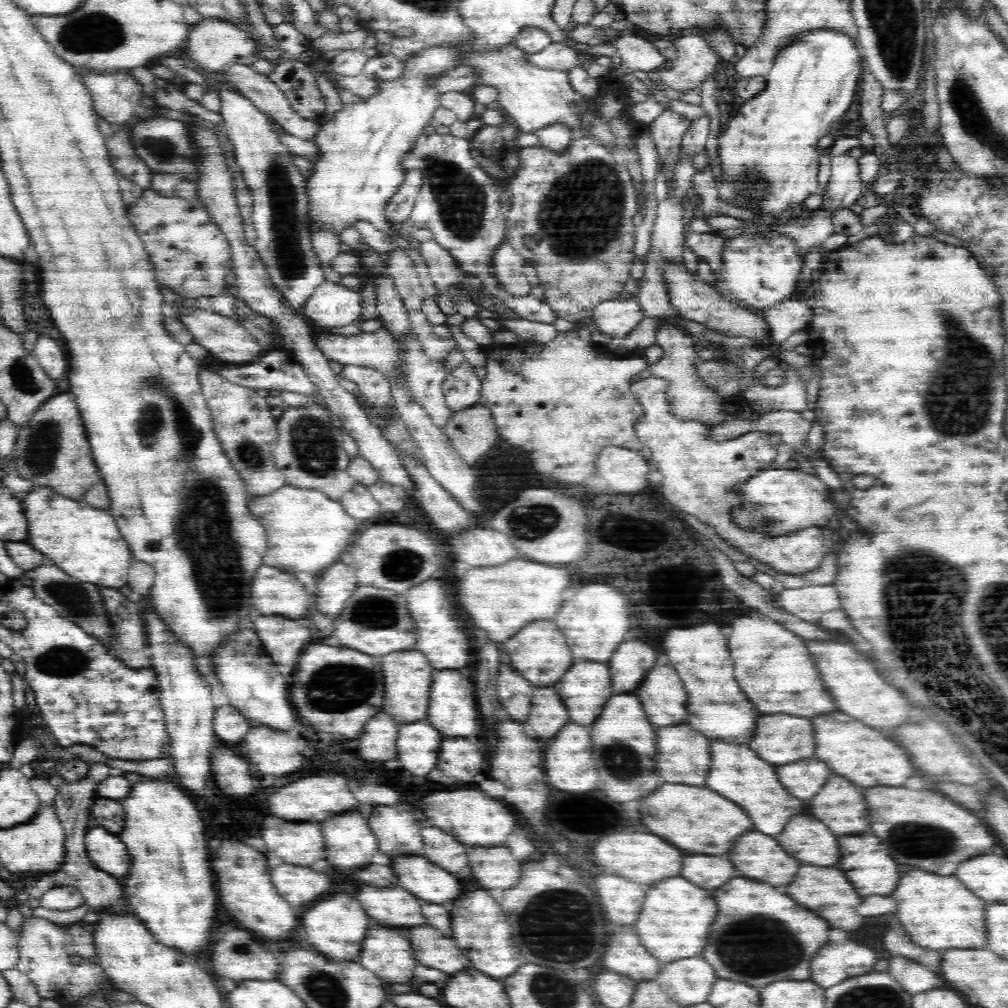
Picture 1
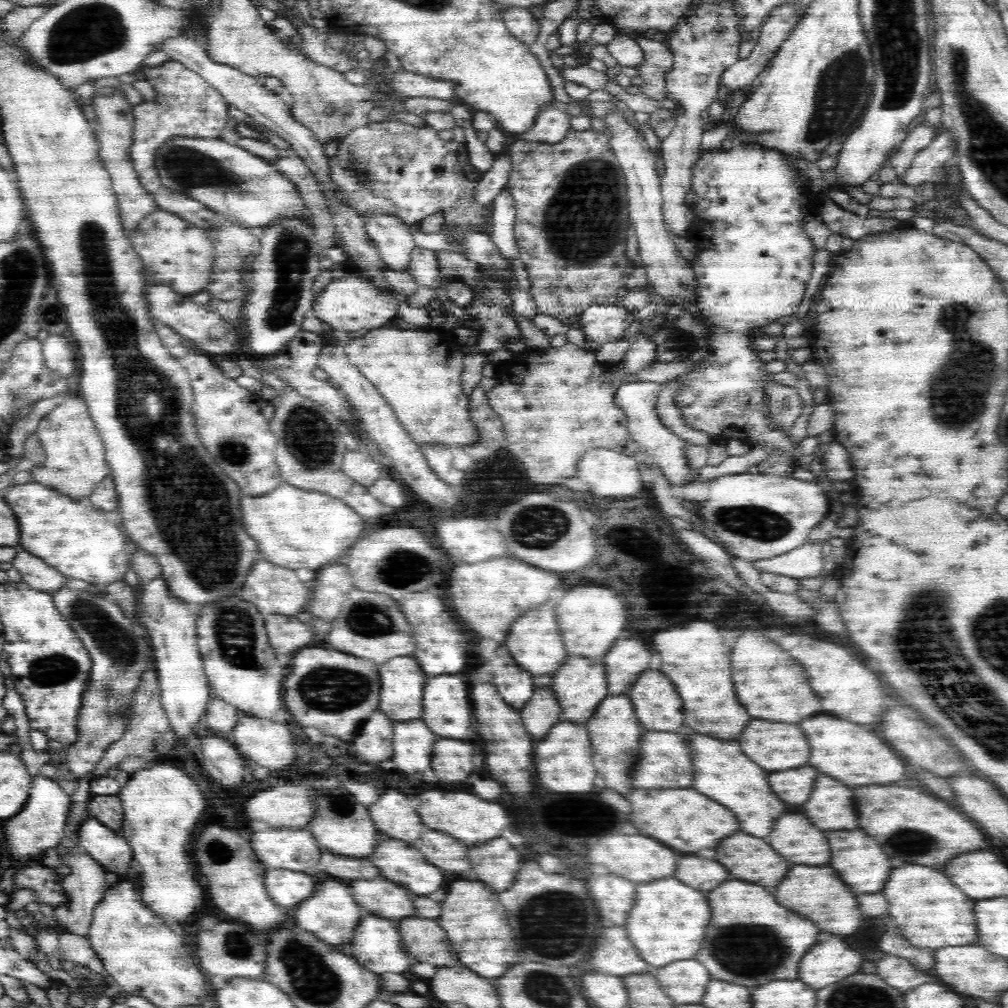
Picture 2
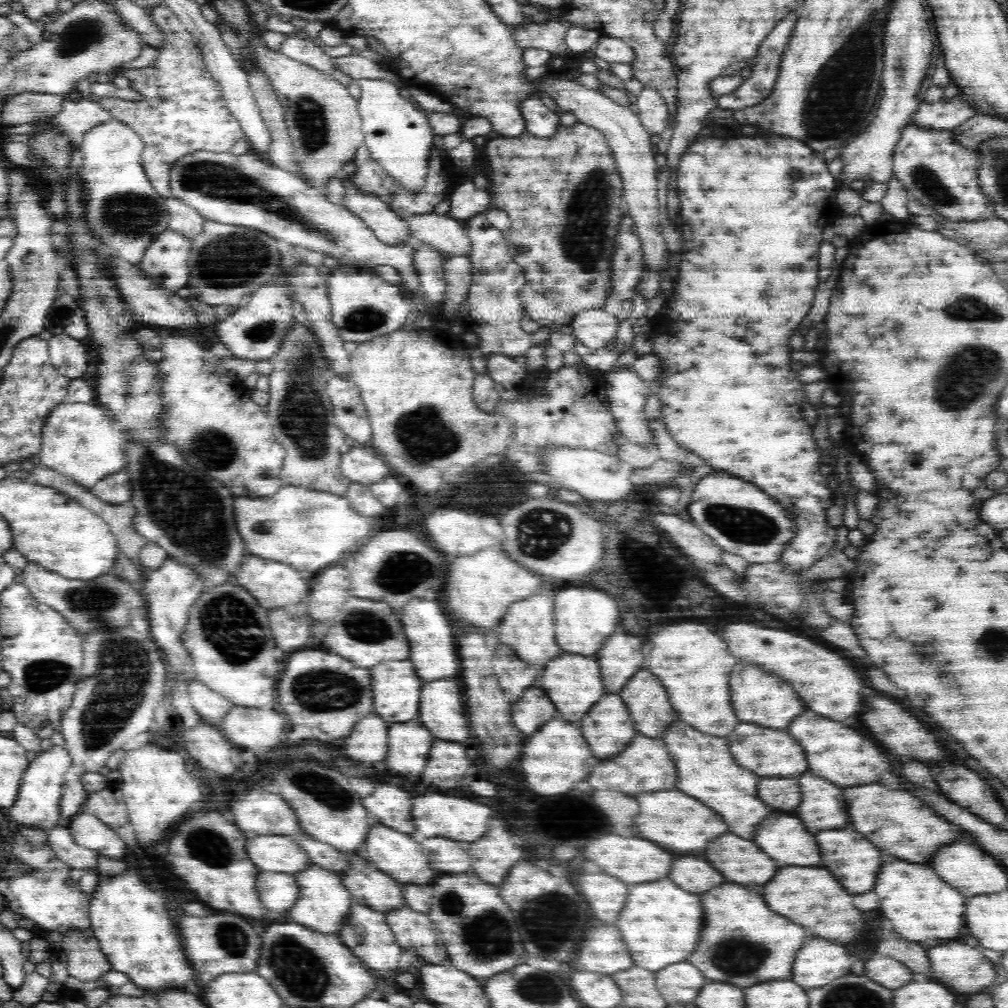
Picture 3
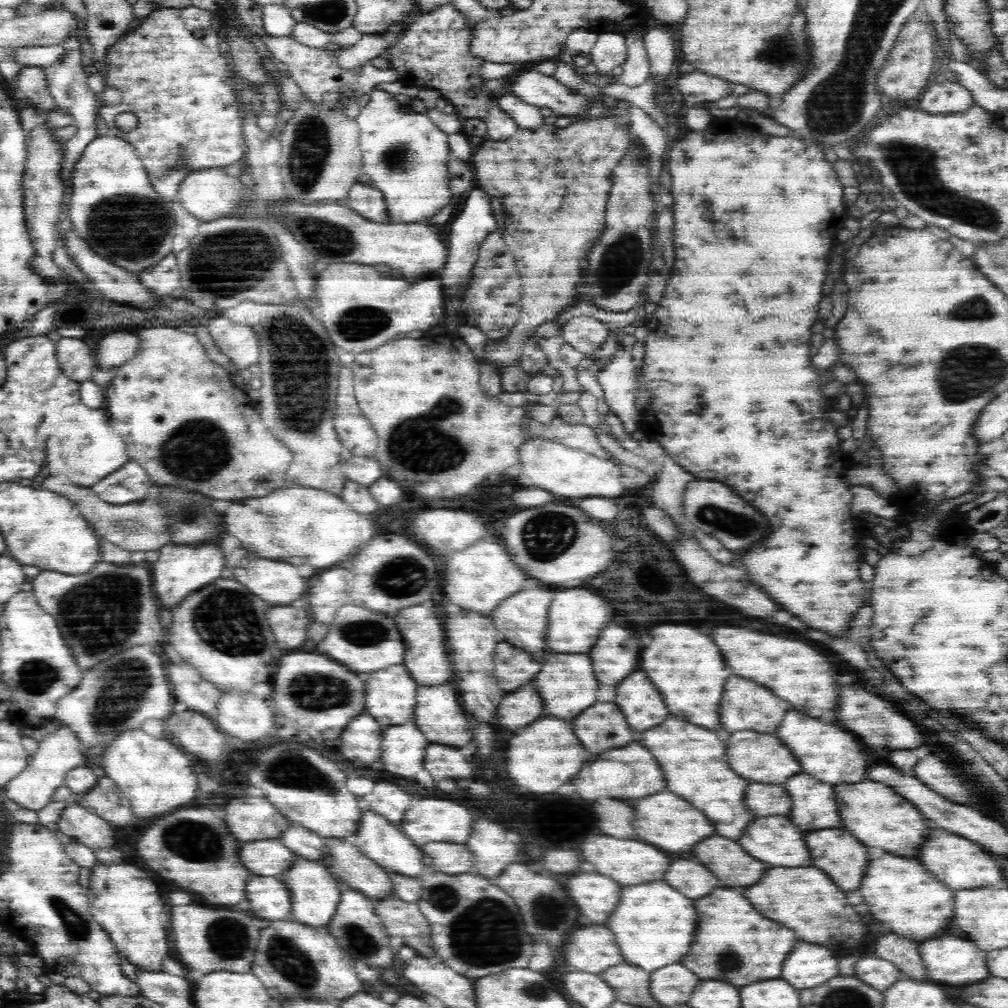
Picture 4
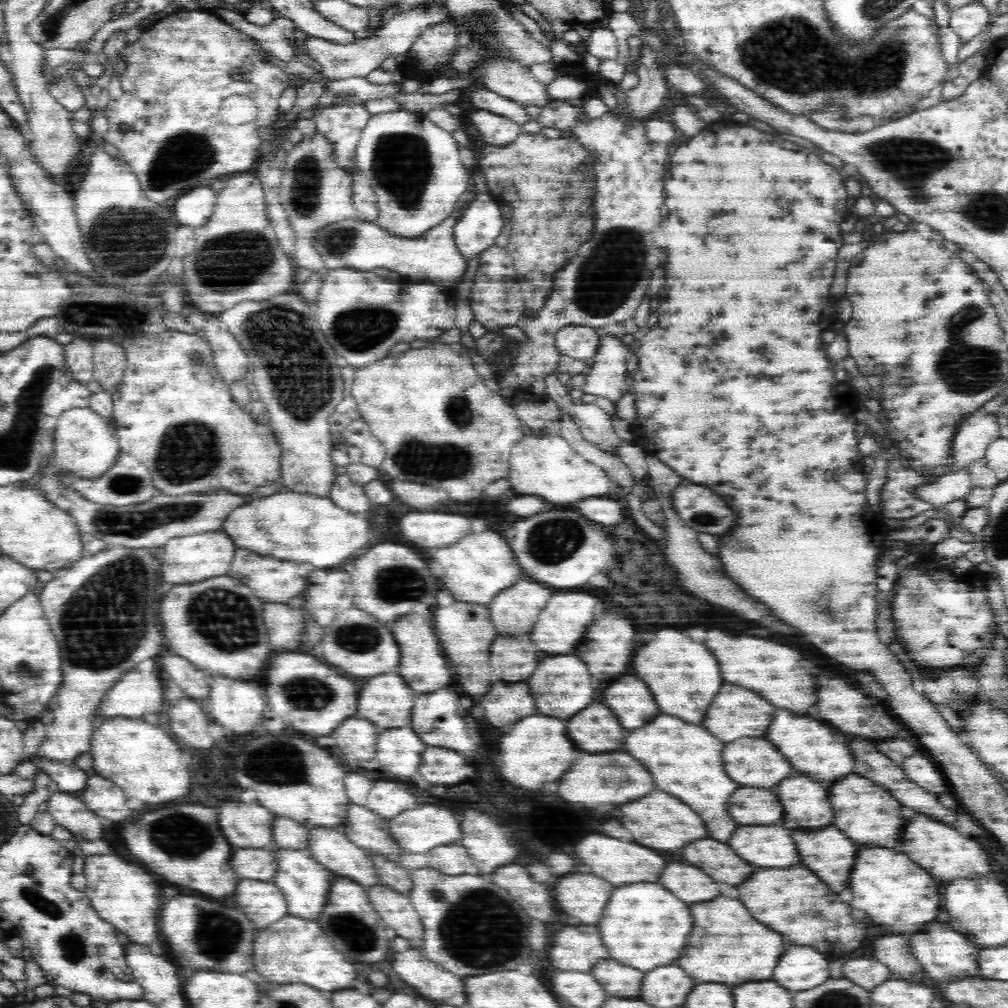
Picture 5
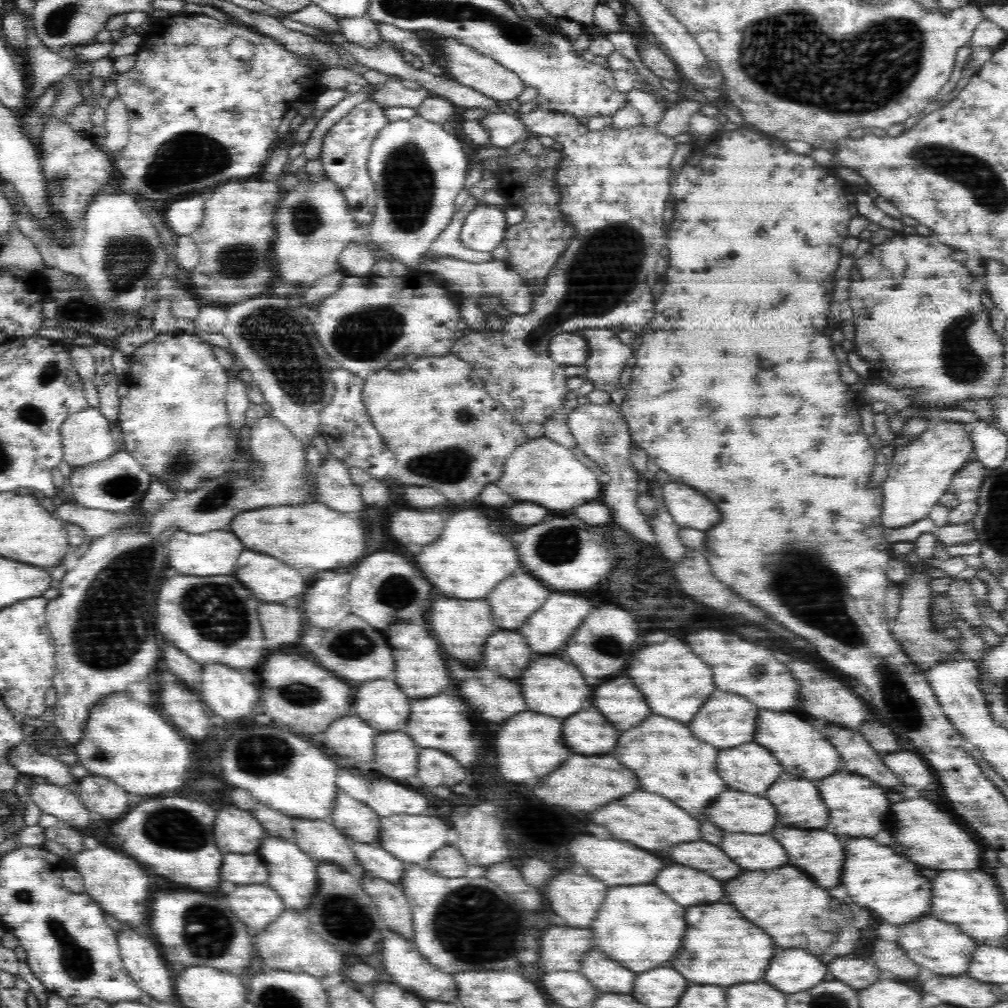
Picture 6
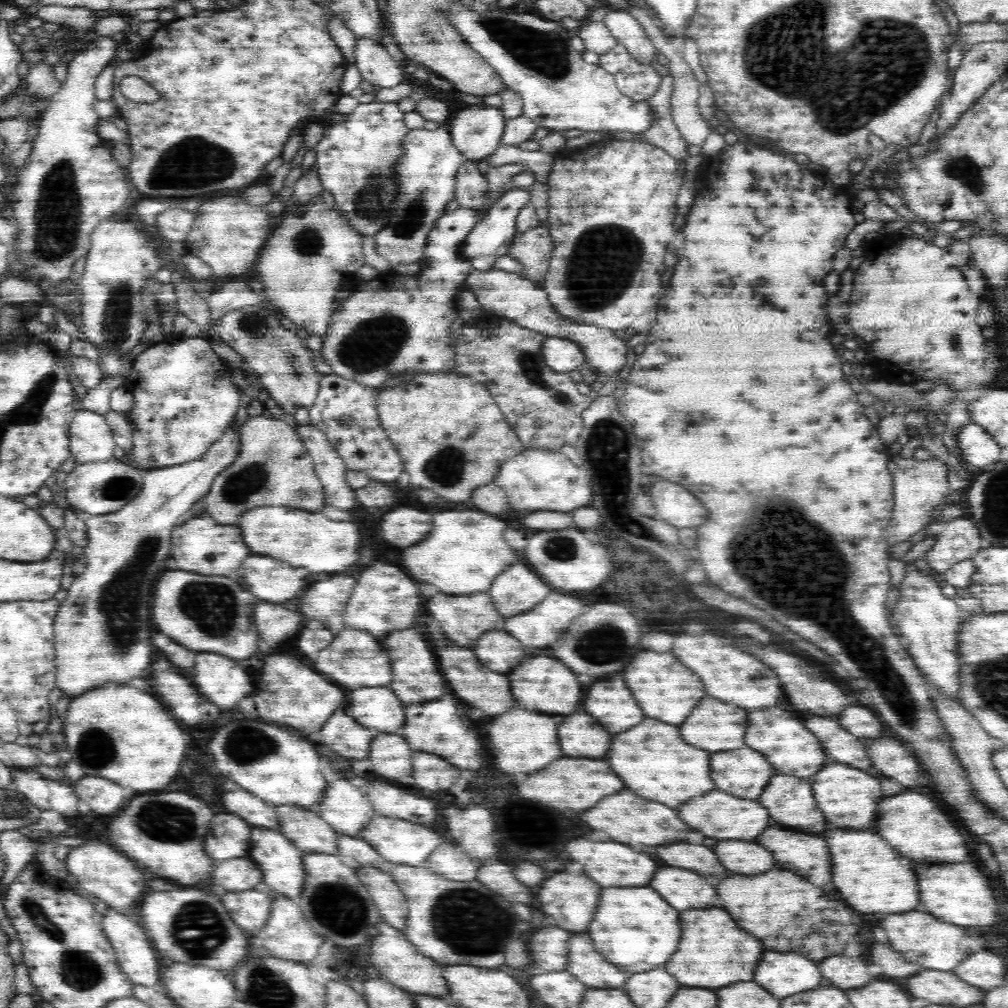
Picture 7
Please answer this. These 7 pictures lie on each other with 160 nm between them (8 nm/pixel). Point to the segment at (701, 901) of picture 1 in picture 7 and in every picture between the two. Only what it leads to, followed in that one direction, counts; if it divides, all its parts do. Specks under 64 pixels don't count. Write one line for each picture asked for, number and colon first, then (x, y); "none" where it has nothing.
2: (668, 923)
3: (660, 921)
4: (654, 924)
5: (646, 926)
6: (640, 926)
7: (635, 928)

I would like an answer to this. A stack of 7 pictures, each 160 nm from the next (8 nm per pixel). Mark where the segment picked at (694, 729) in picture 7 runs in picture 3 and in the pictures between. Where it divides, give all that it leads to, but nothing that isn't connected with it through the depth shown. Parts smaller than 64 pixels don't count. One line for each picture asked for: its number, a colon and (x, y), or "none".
3: (758, 696)
4: (745, 703)
5: (737, 711)
6: (727, 720)

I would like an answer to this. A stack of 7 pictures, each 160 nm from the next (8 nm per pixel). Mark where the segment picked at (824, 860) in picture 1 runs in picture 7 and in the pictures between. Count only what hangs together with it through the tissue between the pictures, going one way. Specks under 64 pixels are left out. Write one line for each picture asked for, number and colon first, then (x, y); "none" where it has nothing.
2: (795, 838)
3: (784, 837)
4: (776, 840)
5: (768, 846)
6: (752, 851)
7: (740, 857)

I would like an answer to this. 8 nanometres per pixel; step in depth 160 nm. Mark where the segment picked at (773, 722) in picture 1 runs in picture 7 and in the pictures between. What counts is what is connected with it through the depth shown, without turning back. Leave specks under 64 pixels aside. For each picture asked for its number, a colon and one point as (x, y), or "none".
2: (777, 745)
3: (769, 752)
4: (761, 757)
5: (752, 761)
6: (749, 767)
7: (743, 771)

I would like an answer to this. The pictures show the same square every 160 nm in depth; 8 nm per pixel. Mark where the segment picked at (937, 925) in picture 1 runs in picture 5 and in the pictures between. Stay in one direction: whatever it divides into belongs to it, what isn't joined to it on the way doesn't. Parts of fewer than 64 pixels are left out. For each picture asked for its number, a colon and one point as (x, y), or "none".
2: (918, 893)
3: (923, 908)
4: (897, 890)
5: (888, 885)

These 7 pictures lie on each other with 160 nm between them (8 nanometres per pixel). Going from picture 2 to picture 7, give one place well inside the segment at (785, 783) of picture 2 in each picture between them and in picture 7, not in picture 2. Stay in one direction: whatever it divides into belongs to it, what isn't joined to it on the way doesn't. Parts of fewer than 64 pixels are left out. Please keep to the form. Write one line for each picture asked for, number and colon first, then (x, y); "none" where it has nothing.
3: (783, 793)
4: (767, 799)
5: (751, 805)
6: (736, 811)
7: (719, 815)

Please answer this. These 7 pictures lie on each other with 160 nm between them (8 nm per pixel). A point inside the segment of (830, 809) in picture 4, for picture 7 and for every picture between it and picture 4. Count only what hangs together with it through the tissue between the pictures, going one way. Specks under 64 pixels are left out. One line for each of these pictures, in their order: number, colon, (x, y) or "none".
5: (807, 806)
6: (799, 804)
7: (790, 800)

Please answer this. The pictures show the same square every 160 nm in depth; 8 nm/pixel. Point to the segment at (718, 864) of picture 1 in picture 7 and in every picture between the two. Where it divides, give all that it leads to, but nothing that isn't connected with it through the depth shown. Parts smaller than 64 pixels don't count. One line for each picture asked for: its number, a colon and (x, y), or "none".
2: (703, 874)
3: (691, 873)
4: (690, 876)
5: (691, 884)
6: (687, 886)
7: (683, 889)

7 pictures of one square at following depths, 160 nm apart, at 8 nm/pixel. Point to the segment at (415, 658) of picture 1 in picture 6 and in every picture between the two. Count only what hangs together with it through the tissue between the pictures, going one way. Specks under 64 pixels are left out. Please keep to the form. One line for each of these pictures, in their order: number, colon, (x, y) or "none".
2: (403, 679)
3: (397, 687)
4: (391, 698)
5: (387, 700)
6: (382, 704)

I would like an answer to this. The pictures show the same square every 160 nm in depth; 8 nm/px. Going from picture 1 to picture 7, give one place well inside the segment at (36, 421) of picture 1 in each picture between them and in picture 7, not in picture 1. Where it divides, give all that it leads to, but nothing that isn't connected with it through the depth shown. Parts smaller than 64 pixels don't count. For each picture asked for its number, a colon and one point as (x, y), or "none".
2: (74, 465)
3: (78, 440)
4: (84, 448)
5: (85, 444)
6: (87, 438)
7: (90, 439)

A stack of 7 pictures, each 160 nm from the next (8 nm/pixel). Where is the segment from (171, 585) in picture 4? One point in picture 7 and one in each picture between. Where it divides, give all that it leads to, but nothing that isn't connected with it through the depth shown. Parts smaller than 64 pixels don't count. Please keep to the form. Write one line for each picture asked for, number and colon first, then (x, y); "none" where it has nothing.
5: (191, 559)
6: (195, 555)
7: (198, 546)

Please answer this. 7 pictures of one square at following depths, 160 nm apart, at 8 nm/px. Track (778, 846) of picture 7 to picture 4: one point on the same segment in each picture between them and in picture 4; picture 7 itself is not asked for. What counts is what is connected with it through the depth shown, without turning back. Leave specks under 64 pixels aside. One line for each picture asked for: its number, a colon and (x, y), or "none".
4: (845, 858)
5: (831, 854)
6: (821, 854)

